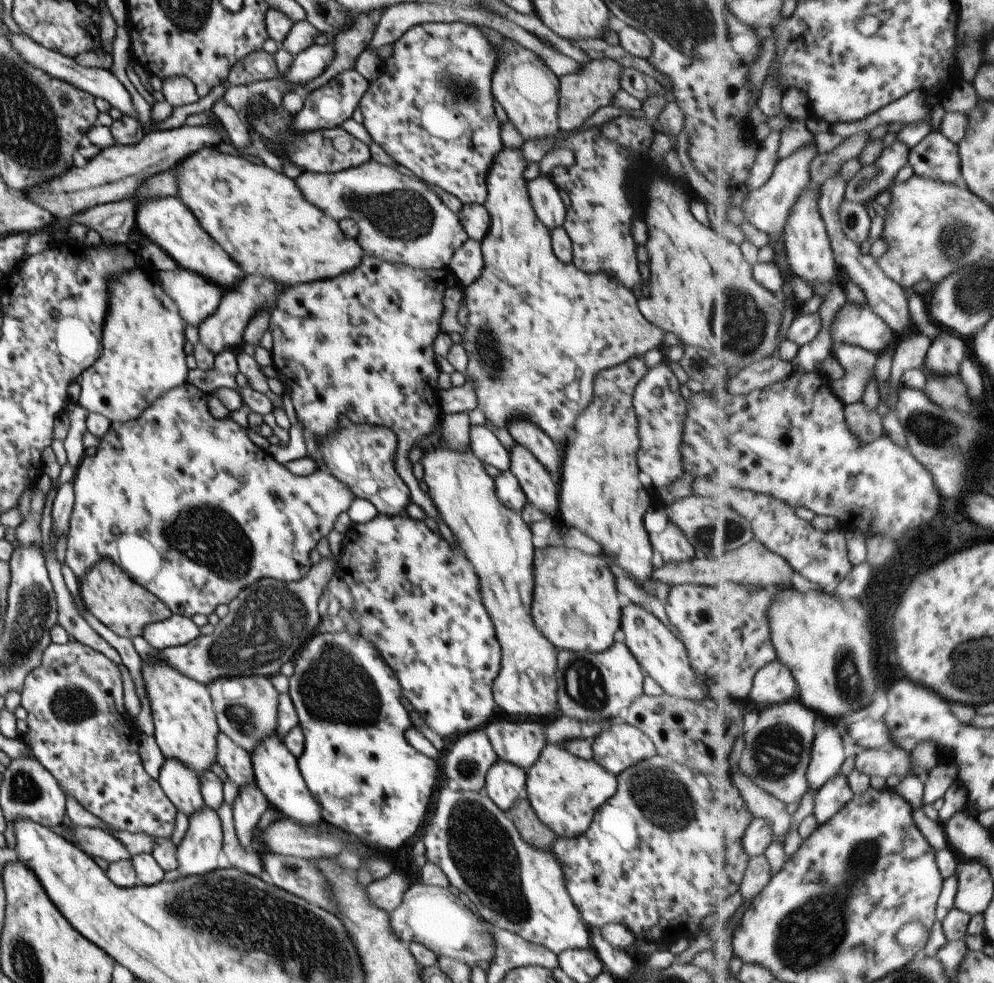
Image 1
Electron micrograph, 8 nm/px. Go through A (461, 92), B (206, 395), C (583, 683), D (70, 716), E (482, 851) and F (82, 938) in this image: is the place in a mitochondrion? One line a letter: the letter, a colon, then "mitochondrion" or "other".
A: mitochondrion
B: other
C: mitochondrion
D: mitochondrion
E: mitochondrion
F: other

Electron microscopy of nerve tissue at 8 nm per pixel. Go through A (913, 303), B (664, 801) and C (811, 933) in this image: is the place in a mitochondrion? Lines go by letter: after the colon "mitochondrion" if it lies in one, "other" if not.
A: other
B: mitochondrion
C: mitochondrion

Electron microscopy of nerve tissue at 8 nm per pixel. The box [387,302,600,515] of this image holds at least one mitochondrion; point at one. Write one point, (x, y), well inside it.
(486, 356)

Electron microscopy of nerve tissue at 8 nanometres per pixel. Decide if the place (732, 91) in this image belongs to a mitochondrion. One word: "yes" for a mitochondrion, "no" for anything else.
no

